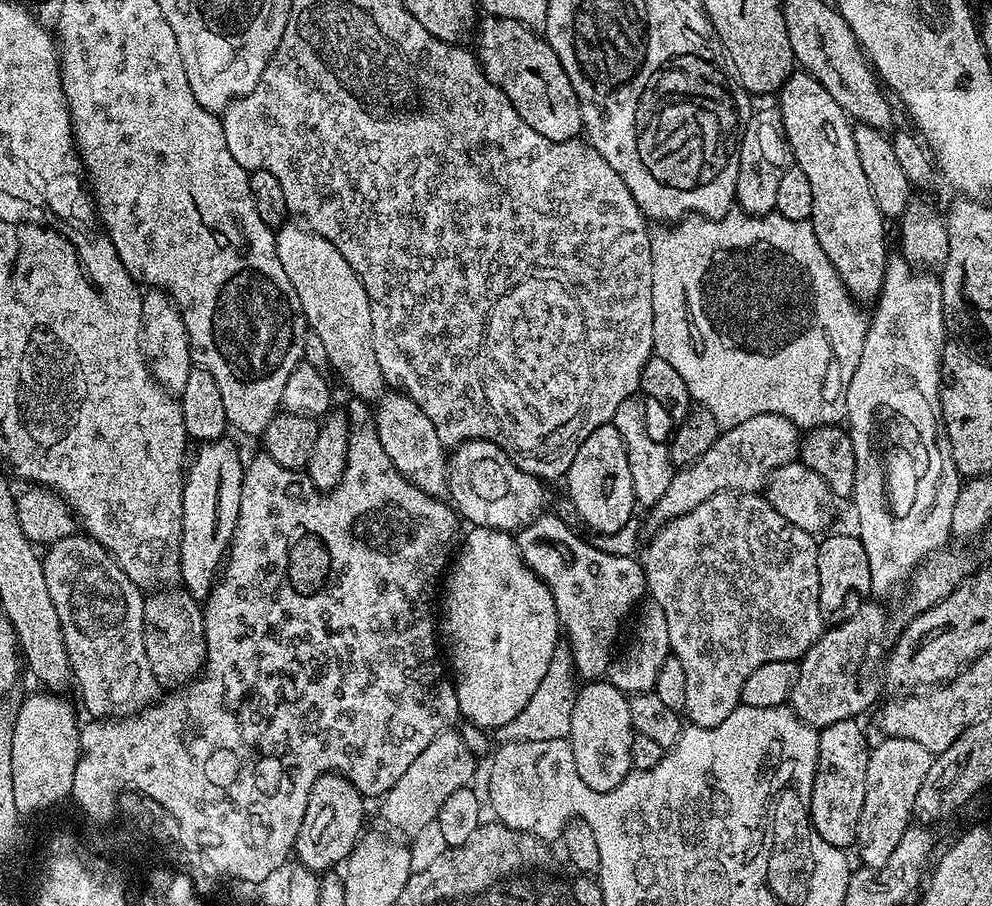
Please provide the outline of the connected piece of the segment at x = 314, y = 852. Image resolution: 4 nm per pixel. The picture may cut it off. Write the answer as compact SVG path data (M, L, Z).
M326 772L320 776L310 790L300 836L296 839L294 856L298 864L317 874L343 865L365 831L364 804L366 797L344 776L336 772Z

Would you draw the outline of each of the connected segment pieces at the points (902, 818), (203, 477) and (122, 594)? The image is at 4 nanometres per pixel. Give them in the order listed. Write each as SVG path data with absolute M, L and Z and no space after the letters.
M889 736L881 741L868 754L866 802L862 802L862 818L858 818L854 845L854 852L860 855L861 862L871 870L886 866L902 834L913 823L914 798L918 798L918 790L926 779L933 757L926 746L918 746L918 742L913 740Z
M228 438L210 440L199 445L196 453L191 453L184 469L184 489L182 490L182 542L180 543L180 575L184 580L183 591L192 595L197 602L208 599L212 587L222 571L222 565L228 555L228 548L238 526L238 506L242 502L242 478L246 467L240 461L240 452L228 441Z
M73 534L54 540L42 556L46 586L62 626L66 654L72 663L75 687L80 687L80 700L92 718L135 716L157 699L158 683L146 658L144 641L144 596L136 583L118 566L97 540L87 534Z

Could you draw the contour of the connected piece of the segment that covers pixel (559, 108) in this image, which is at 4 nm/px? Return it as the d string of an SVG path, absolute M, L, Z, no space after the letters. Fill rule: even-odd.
M485 15L483 19L480 29L478 29L479 24L475 29L477 32L474 55L479 60L480 68L486 74L486 78L494 82L494 86L498 86L498 90L502 90L506 98L510 98L522 122L526 122L526 126L530 126L533 130L538 130L542 138L550 138L559 144L577 139L584 126L582 110L578 106L578 94L574 94L574 86L570 86L570 78L566 78L566 70L562 70L562 62L558 62L558 54L554 54L554 50L543 35L527 28L525 24L501 16Z

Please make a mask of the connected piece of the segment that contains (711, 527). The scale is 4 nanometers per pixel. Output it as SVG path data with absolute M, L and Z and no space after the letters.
M751 492L714 494L710 498L706 498L706 502L702 502L702 506L694 506L694 510L663 525L653 536L656 537L649 542L648 553L642 556L646 573L646 590L651 599L666 614L667 629L670 632L671 655L676 656L678 662L682 662L682 671L686 673L686 706L683 715L689 725L697 728L713 728L718 726L718 722L730 718L736 709L741 707L742 686L746 682L746 678L750 678L750 674L754 674L754 670L758 670L758 666L762 666L766 662L799 661L800 657L810 650L812 643L820 639L820 634L826 627L826 621L824 621L826 614L820 609L818 602L820 593L818 590L818 540L813 533L802 530L791 524L786 518L782 518L782 514L778 514L778 510L774 510L774 506L763 495Z

